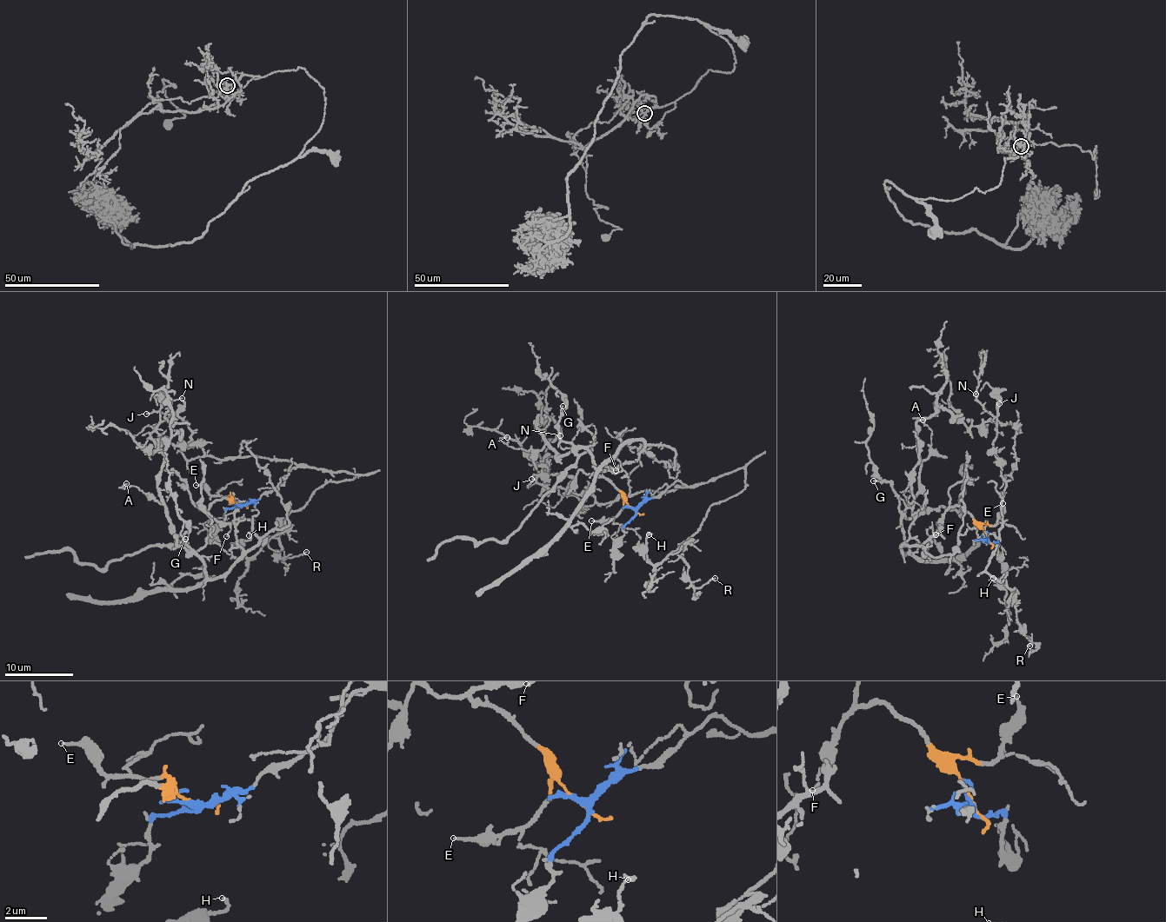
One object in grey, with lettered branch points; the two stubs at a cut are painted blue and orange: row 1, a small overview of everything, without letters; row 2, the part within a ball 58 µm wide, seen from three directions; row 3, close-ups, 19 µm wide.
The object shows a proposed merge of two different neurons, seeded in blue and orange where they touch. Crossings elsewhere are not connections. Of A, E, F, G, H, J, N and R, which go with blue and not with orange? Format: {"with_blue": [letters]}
{"with_blue": ["H", "J", "N", "R"]}

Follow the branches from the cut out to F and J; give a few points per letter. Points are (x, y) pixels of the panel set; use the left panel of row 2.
F: (238, 504), (223, 498), (213, 502), (209, 512), (216, 520), (223, 520), (231, 528), (226, 536)
J: (238, 504), (256, 501), (296, 467), (167, 443), (156, 431), (160, 414), (146, 414)

